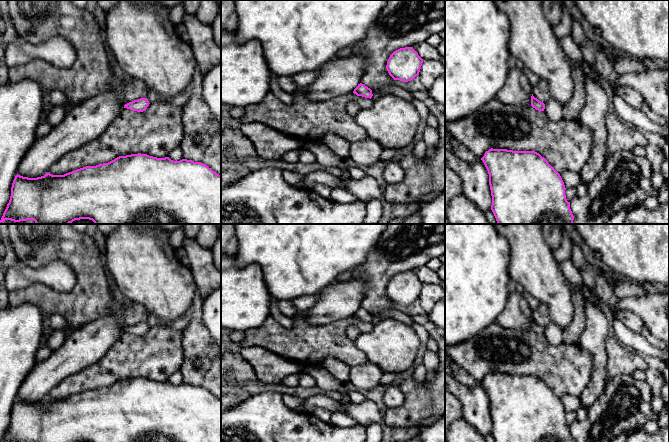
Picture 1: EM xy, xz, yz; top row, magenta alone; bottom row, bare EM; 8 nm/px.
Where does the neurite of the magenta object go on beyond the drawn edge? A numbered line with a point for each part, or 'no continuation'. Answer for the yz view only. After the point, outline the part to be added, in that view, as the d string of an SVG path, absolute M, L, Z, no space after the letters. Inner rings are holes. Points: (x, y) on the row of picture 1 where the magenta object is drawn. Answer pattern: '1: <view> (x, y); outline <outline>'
no continuation

